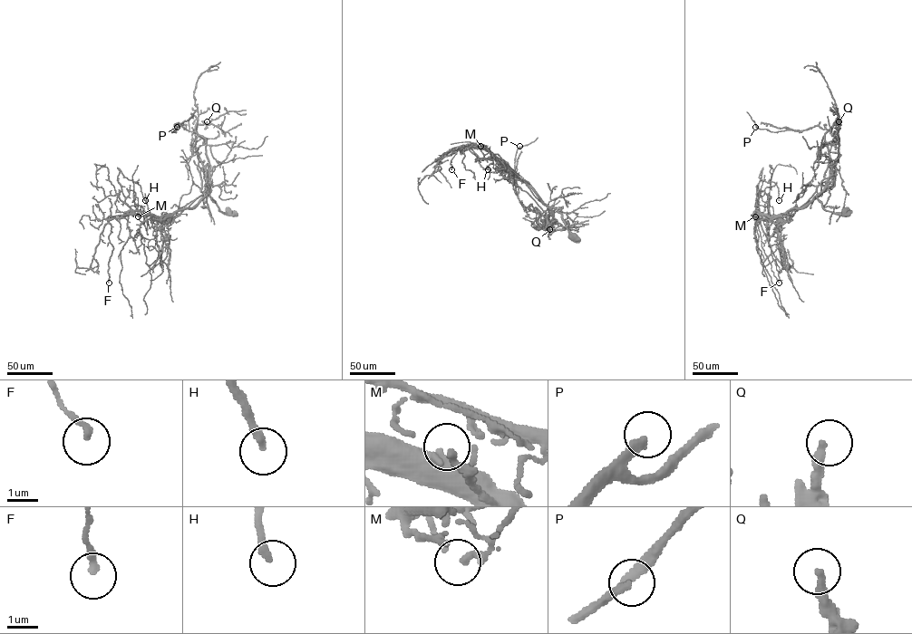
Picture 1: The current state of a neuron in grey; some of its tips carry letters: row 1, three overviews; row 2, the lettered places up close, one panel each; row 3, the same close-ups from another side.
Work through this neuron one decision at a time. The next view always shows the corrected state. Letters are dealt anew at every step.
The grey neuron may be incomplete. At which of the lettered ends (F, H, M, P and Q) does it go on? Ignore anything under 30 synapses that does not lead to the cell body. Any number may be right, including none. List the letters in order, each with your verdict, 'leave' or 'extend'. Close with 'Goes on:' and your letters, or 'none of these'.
F: leave
H: extend
M: leave
P: extend
Q: leave
Goes on: H, P

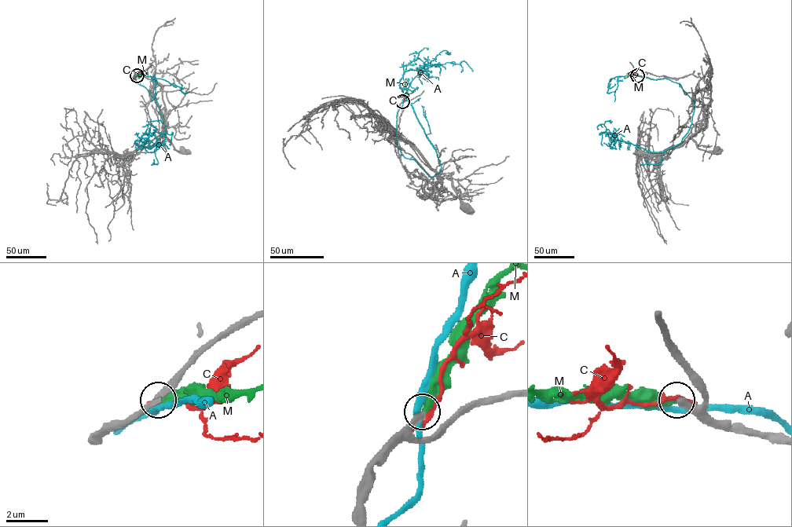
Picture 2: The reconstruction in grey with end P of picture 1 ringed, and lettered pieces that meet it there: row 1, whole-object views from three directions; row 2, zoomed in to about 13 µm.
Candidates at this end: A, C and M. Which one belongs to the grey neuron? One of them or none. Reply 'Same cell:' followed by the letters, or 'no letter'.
Same cell: M

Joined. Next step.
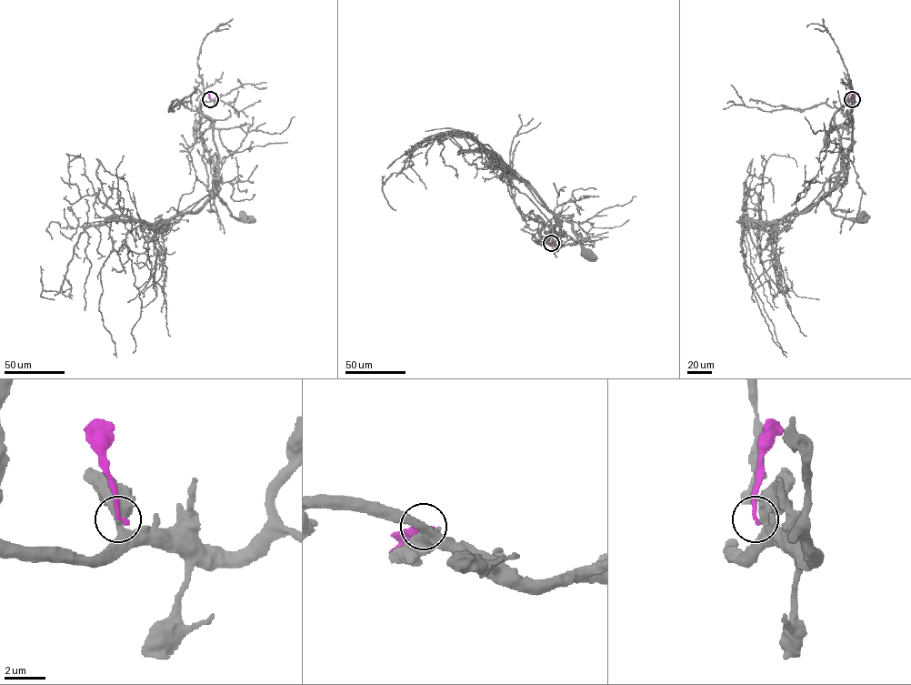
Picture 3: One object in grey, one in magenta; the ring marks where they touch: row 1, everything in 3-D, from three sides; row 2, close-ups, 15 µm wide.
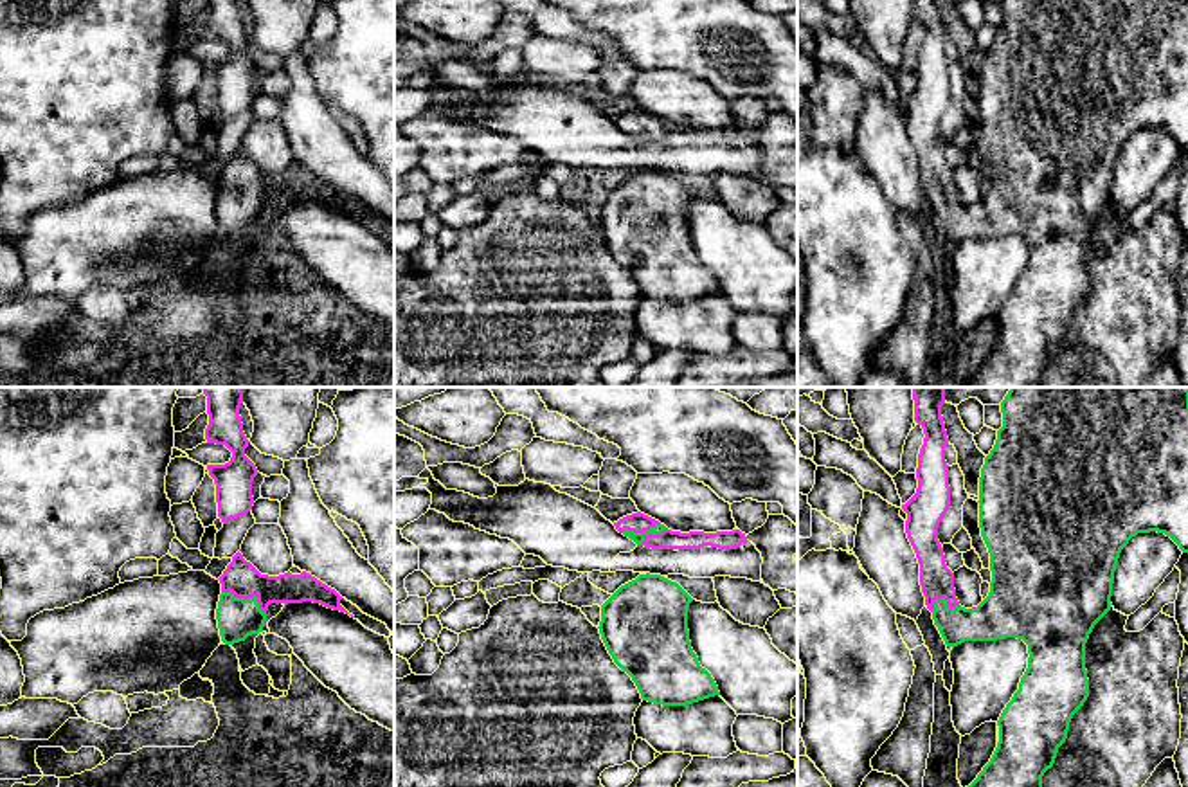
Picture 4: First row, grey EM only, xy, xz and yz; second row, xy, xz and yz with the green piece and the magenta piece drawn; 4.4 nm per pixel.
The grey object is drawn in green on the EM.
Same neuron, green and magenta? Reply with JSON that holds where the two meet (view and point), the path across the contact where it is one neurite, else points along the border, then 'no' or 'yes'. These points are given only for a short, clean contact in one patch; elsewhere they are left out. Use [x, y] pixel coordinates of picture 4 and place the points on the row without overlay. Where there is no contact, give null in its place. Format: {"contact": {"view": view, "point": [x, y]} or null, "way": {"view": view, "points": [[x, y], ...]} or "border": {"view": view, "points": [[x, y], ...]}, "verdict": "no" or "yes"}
{"contact": {"view": "xz", "point": [643, 130]}, "way": {"view": "xz", "points": [[638, 134], [643, 130], [638, 119]]}, "verdict": "yes"}

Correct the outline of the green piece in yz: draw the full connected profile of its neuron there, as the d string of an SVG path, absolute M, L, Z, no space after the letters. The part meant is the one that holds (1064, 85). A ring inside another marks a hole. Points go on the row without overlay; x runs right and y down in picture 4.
M914 0L914 18L923 25L923 41L918 50L916 90L902 101L907 110L905 130L916 149L920 160L920 182L925 193L925 202L932 209L934 222L938 223L947 243L958 243L965 238L997 238L1006 234L1022 236L1028 241L1028 265L1021 274L1019 286L1003 306L999 322L999 339L977 375L963 387L1042 387L1042 373L1053 364L1058 344L1066 339L1069 319L1073 312L1084 303L1089 294L1089 276L1085 267L1085 240L1094 222L1111 207L1111 193L1114 180L1114 167L1121 146L1138 130L1165 130L1170 133L1183 149L1188 149L1188 0L1001 0L1003 23L997 27L997 36L990 50L985 54L979 74L979 124L981 133L990 149L990 189L972 205L959 202L954 185L954 169L945 160L943 144L938 137L938 124L950 103L949 61L945 58L945 43L949 41L943 13L943 0Z

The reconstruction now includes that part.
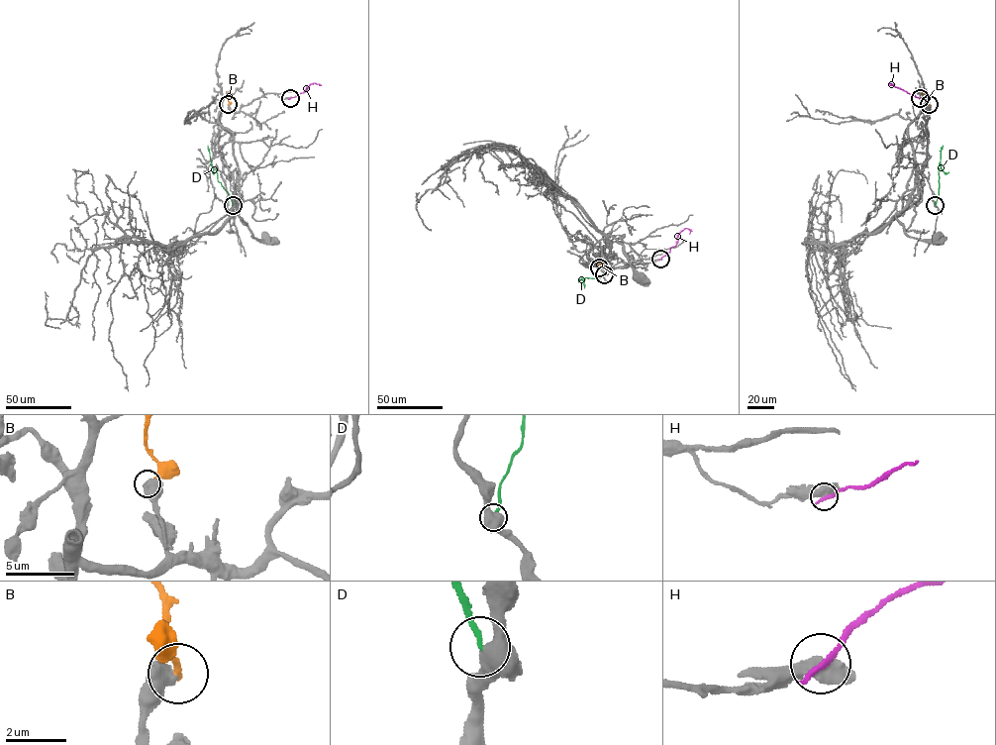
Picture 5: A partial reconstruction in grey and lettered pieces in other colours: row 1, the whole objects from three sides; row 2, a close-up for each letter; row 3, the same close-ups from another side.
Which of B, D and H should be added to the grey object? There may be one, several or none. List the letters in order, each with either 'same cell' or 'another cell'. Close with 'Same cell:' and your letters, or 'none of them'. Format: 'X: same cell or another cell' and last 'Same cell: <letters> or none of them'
B: another cell
D: another cell
H: another cell
Same cell: none of them

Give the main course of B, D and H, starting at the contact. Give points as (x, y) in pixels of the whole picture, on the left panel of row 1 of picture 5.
B: (228, 104), (228, 91)
D: (234, 205), (218, 180), (208, 146)
H: (289, 98), (303, 92), (310, 84), (319, 84)

